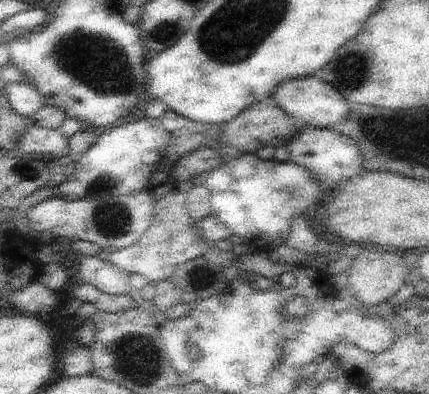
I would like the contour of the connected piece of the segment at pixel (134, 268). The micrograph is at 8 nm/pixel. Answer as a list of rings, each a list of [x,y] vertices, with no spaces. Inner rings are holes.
[[[195,182],[173,183],[172,190],[164,198],[155,201],[151,226],[140,237],[138,242],[125,249],[108,253],[108,261],[130,273],[138,273],[150,278],[153,282],[172,279],[177,266],[203,256],[209,242],[202,229],[189,215],[187,209],[188,195]]]

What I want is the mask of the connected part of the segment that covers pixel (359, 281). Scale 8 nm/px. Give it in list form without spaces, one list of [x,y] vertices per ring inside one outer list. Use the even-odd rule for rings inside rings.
[[[365,246],[348,269],[348,286],[357,300],[364,304],[382,304],[396,295],[410,273],[406,263],[408,253],[398,252],[396,249],[382,249],[374,246]]]

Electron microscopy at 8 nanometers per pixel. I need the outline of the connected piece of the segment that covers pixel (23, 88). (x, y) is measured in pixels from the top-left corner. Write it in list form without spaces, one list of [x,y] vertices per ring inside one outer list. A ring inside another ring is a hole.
[[[19,81],[8,83],[6,96],[8,96],[10,108],[24,118],[32,118],[45,105],[42,94],[32,84],[26,84],[26,82],[24,84]]]

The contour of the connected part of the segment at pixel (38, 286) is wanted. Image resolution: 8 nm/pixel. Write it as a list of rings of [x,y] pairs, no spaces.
[[[39,280],[34,281],[30,286],[26,286],[24,290],[18,290],[16,294],[12,294],[10,304],[16,308],[18,312],[25,314],[48,314],[52,310],[58,308],[60,300],[54,294],[54,290],[46,288]]]

